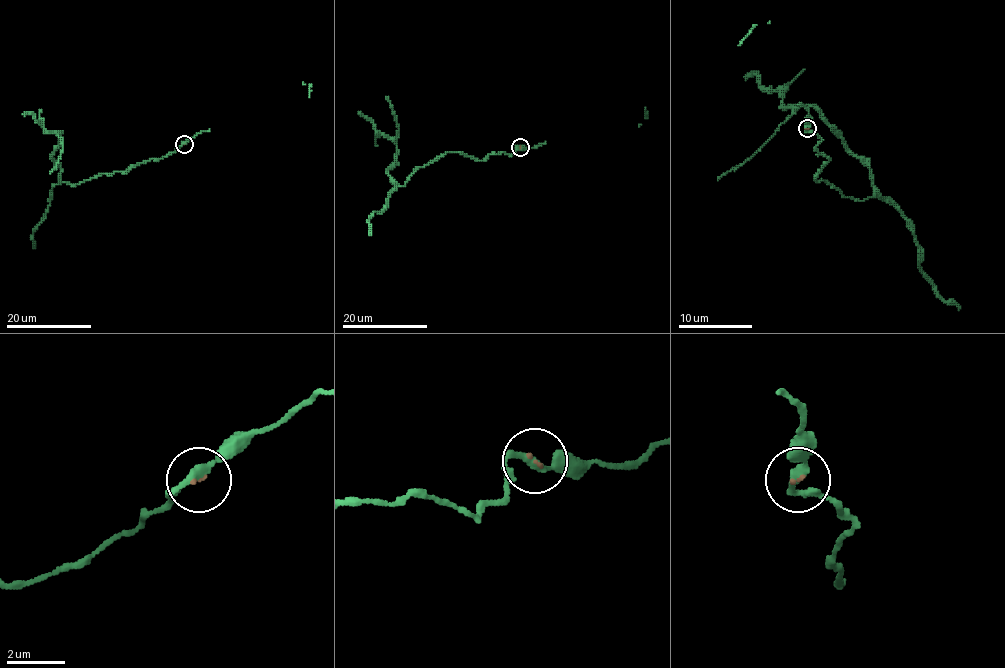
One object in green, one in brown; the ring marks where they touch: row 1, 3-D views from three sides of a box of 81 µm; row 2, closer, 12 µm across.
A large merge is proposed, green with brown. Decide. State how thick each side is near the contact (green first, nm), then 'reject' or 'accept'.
280 nm thick on the green side, 70 nm on the other; accept

